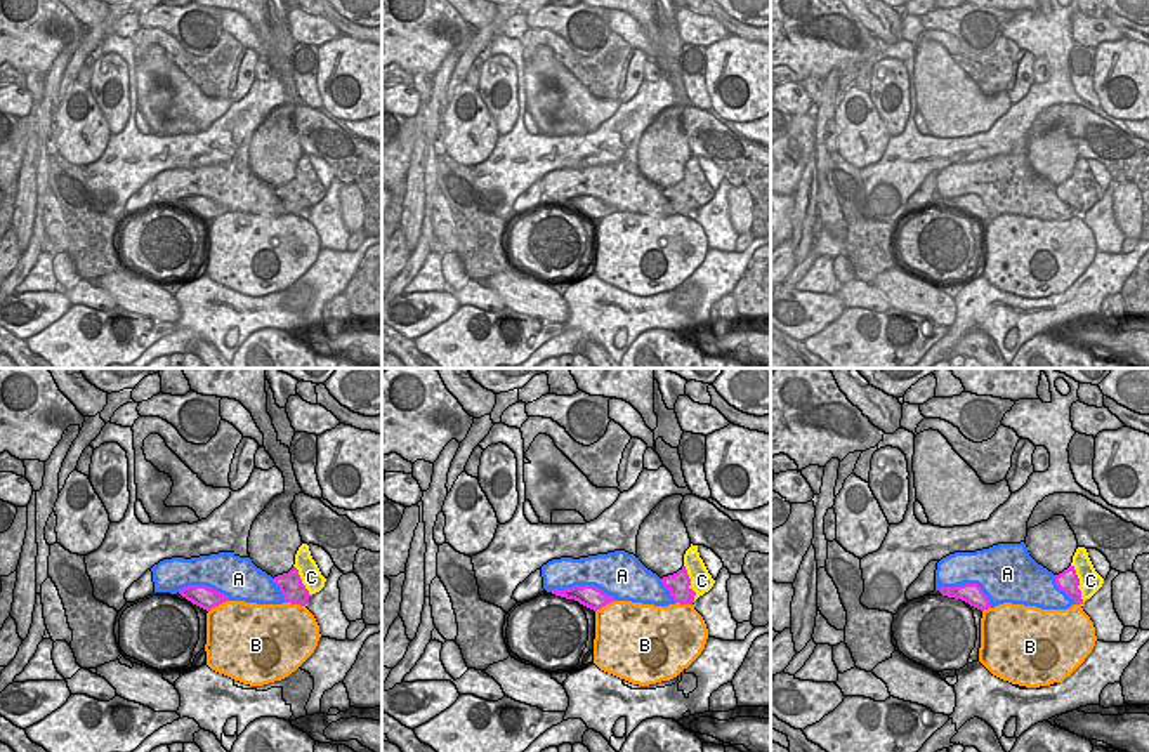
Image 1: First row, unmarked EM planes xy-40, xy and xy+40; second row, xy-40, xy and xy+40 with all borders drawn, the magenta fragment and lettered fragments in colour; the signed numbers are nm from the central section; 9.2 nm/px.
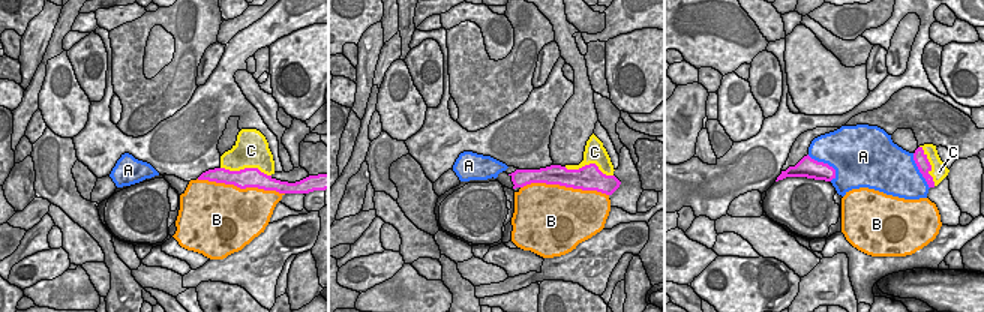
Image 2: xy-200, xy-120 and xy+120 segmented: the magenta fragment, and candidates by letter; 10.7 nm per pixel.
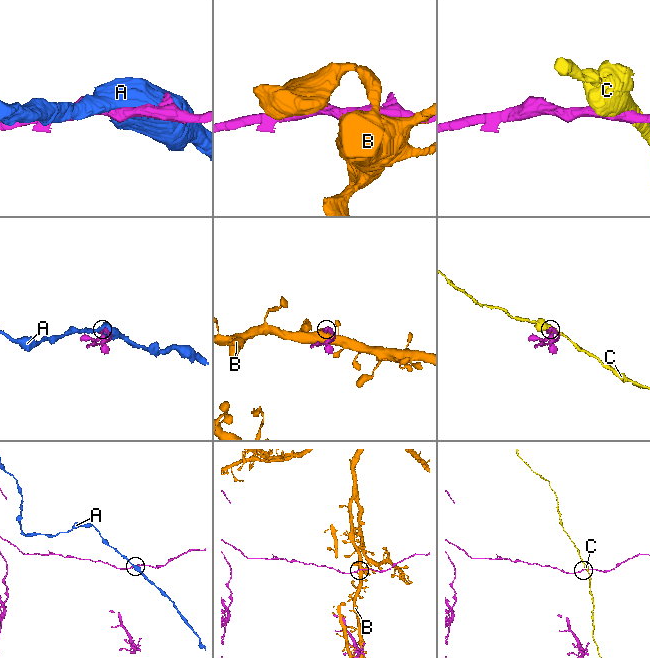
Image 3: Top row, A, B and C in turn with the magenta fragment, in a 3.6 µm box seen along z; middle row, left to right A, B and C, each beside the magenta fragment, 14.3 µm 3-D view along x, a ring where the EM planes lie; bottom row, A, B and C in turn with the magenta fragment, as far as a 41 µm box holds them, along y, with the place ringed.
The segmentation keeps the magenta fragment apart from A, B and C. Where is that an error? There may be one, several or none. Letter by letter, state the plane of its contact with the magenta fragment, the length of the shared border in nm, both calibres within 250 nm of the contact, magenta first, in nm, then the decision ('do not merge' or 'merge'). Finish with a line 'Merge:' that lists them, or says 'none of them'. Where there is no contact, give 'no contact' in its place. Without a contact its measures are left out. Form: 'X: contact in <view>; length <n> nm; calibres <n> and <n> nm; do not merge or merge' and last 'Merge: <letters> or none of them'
A: contact in xy; length 650 nm; calibres 200 and 340 nm; do not merge
B: contact in xy-40; length 220 nm; calibres 200 and 480 nm; do not merge
C: contact in xy+40; length 380 nm; calibres 200 and 200 nm; do not merge
Merge: none of them

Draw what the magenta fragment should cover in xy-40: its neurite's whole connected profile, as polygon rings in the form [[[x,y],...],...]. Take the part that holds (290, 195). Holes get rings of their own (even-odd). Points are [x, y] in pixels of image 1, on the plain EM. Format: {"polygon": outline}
{"polygon": [[[293,177],[288,184],[278,186],[272,193],[279,198],[286,214],[305,217],[311,208],[302,195],[299,181]]]}

